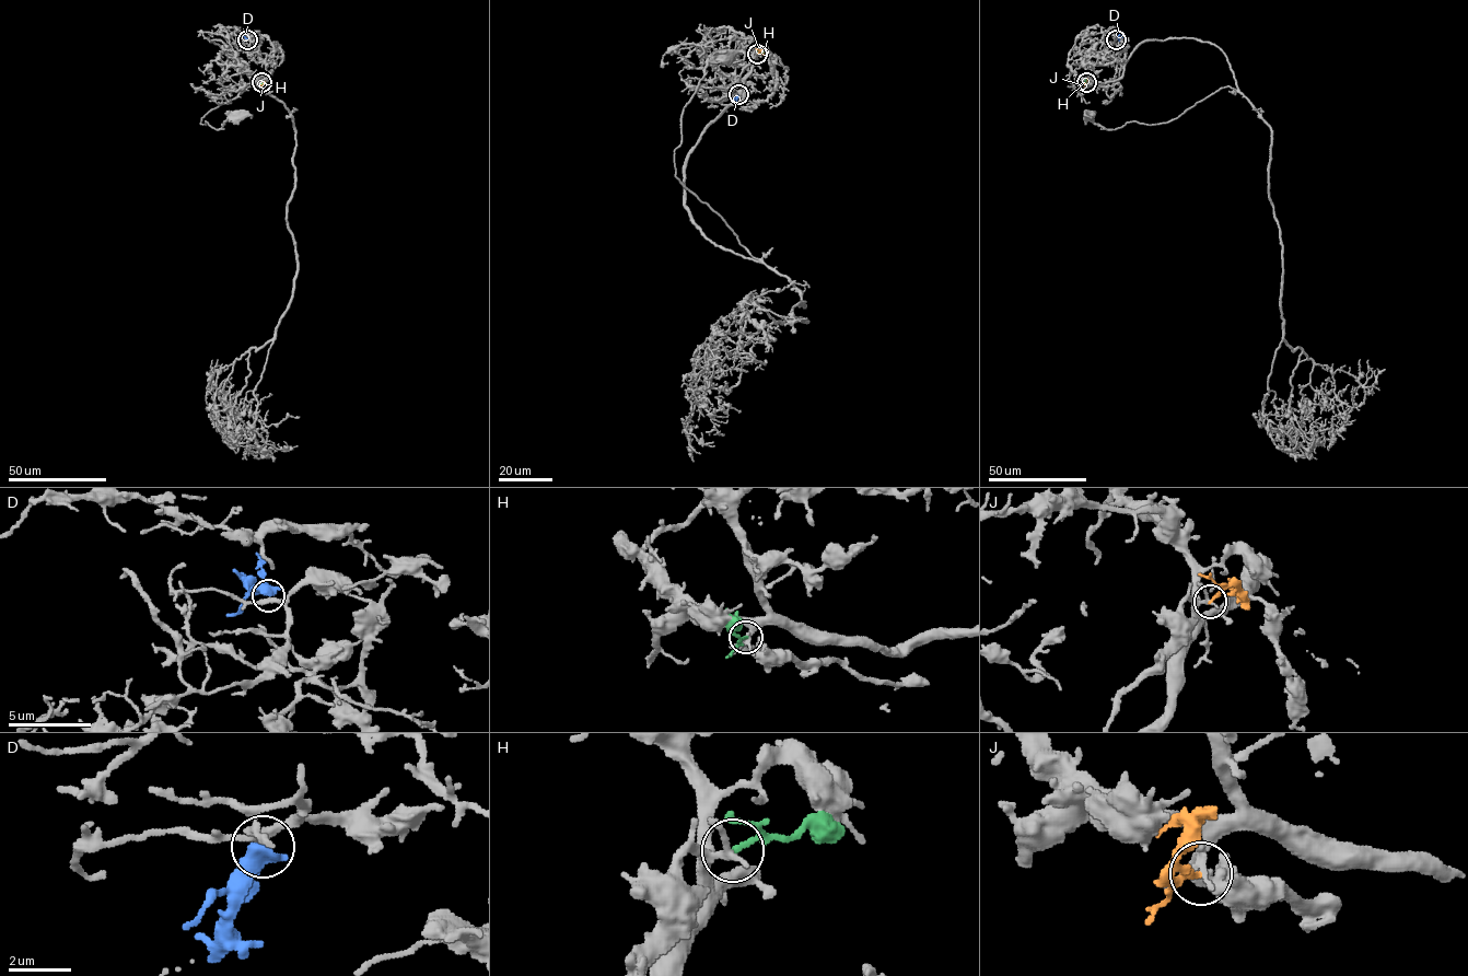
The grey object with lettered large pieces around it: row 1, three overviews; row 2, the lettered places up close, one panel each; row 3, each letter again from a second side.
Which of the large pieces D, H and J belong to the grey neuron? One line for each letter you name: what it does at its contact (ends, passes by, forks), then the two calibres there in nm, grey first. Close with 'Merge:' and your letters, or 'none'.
D: it ends | 240/550 nm
Merge: D

